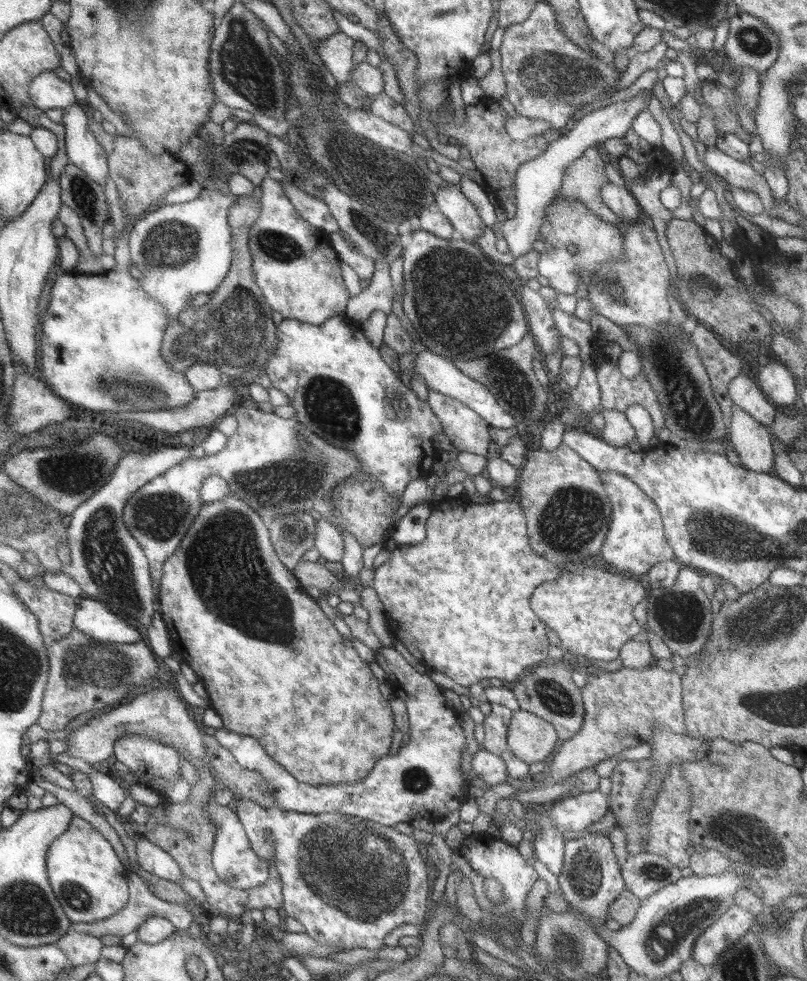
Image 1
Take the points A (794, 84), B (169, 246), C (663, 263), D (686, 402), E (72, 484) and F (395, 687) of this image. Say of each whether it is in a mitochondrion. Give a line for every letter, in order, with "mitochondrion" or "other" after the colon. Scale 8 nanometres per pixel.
A: other
B: mitochondrion
C: other
D: mitochondrion
E: mitochondrion
F: other

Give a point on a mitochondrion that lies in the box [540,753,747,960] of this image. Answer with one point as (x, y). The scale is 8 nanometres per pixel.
(654, 872)

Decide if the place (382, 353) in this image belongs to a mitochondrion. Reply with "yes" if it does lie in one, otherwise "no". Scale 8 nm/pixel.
no

